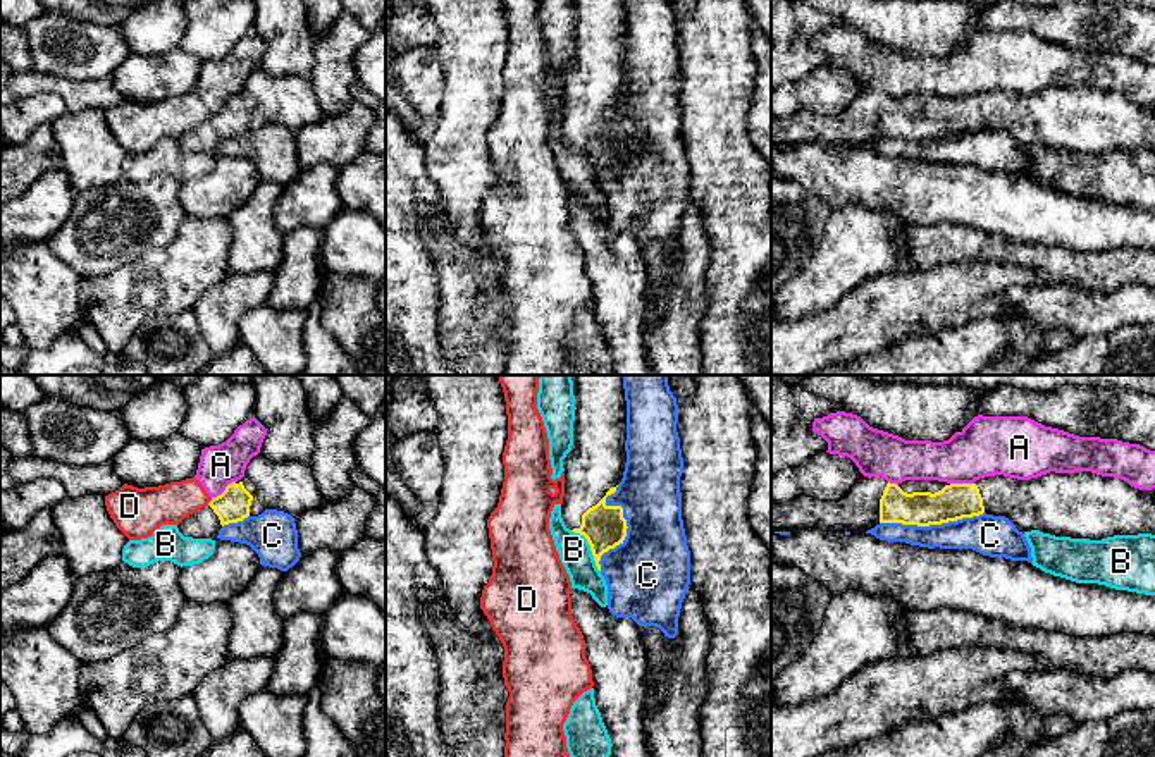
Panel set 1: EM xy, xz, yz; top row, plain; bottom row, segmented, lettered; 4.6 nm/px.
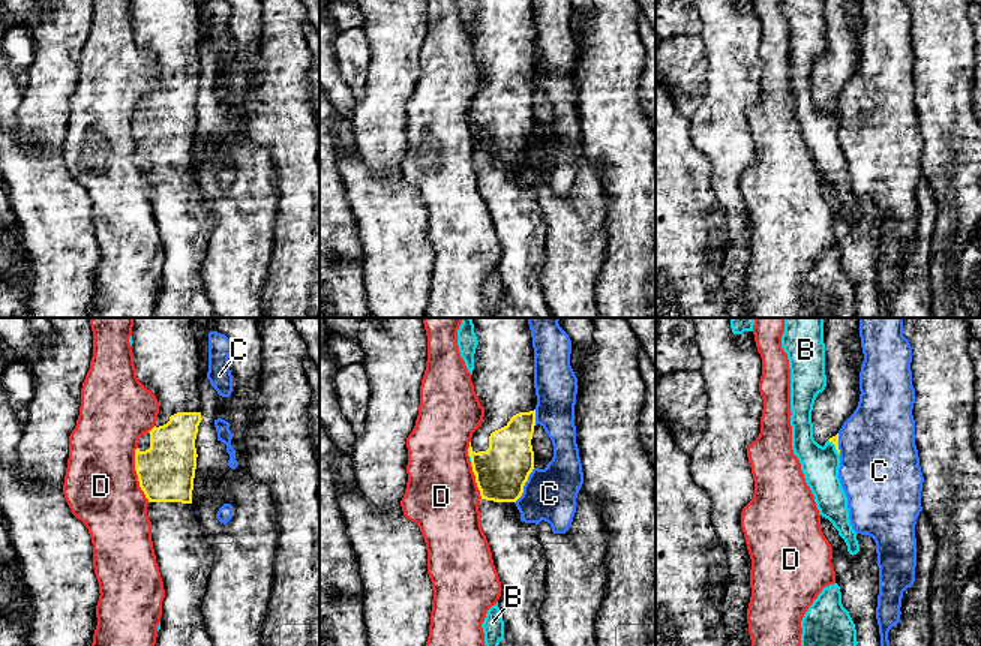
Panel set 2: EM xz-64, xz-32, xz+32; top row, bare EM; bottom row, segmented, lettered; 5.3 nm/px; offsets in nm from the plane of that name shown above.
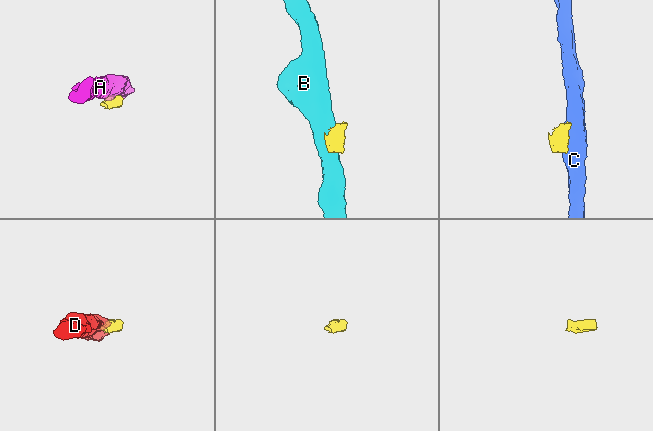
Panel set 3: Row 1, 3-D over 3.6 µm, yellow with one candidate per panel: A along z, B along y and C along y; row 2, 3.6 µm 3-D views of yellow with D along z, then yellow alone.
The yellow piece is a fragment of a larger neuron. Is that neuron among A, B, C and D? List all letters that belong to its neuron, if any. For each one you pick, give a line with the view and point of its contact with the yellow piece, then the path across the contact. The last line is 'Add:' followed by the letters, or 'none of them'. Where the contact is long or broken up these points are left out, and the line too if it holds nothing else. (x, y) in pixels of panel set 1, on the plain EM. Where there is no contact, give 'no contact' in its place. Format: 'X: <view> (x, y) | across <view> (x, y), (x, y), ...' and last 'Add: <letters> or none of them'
Add: none of them

